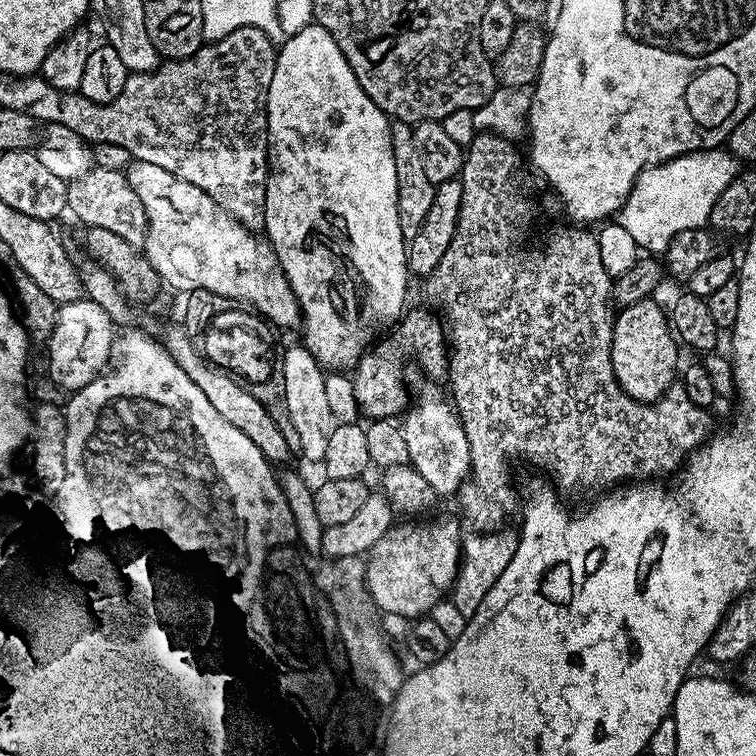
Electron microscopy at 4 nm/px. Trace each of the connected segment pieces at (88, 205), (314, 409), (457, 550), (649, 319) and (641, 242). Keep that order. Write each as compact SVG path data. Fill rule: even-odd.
M94 166L77 180L71 181L68 185L68 203L70 212L88 228L110 230L110 234L118 234L118 238L137 246L148 239L148 219L142 198L135 193L127 175L119 168Z
M296 342L293 348L285 347L284 353L284 397L302 445L302 453L308 460L323 461L327 454L328 439L338 423L330 410L328 382L325 369L316 361L310 349Z
M428 520L425 524L396 522L379 538L366 560L366 592L381 613L423 617L431 613L428 611L439 602L440 595L453 587L461 566L462 531L461 521L457 520Z
M649 298L620 308L612 321L612 361L616 381L635 400L651 402L673 387L678 376L676 348L678 340L672 331L670 316Z
M723 147L702 148L648 168L634 182L618 213L618 223L634 237L636 245L645 253L662 254L668 249L674 234L708 224L710 210L714 210L714 202L718 202L718 194L730 186L737 171L736 157Z

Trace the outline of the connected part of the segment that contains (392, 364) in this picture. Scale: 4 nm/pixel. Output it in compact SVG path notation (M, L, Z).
M416 308L413 312L411 309L395 329L396 340L390 341L388 348L377 347L375 350L365 352L356 365L354 369L356 399L359 407L369 412L369 417L399 417L408 411L410 390L408 394L408 388L404 385L404 355L407 354L408 348L420 359L421 366L433 376L429 376L433 381L440 382L447 377L450 348L446 343L446 328L435 311L424 308Z

